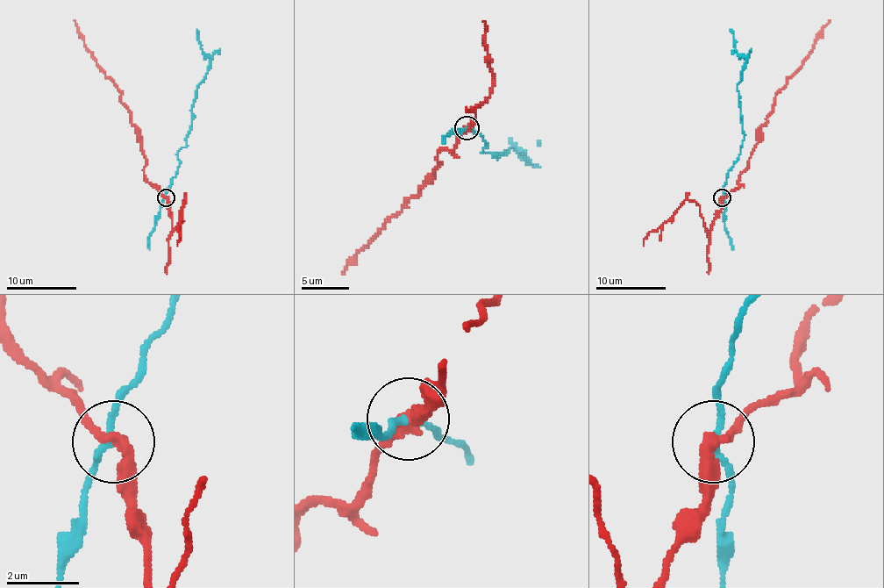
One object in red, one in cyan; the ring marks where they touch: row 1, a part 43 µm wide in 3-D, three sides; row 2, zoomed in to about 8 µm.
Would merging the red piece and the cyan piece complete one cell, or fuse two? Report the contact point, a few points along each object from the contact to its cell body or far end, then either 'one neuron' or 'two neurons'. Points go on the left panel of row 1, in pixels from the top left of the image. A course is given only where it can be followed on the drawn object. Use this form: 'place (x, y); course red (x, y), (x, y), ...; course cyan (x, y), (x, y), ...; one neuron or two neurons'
place (166, 197); course red (165, 198), (144, 174), (146, 158), (139, 141), (139, 129), (121, 101), (121, 90), (96, 64), (74, 20); course cyan (165, 198), (179, 165), (177, 153), (186, 145), (196, 85), (205, 75), (209, 60), (200, 48), (196, 29); two neurons

